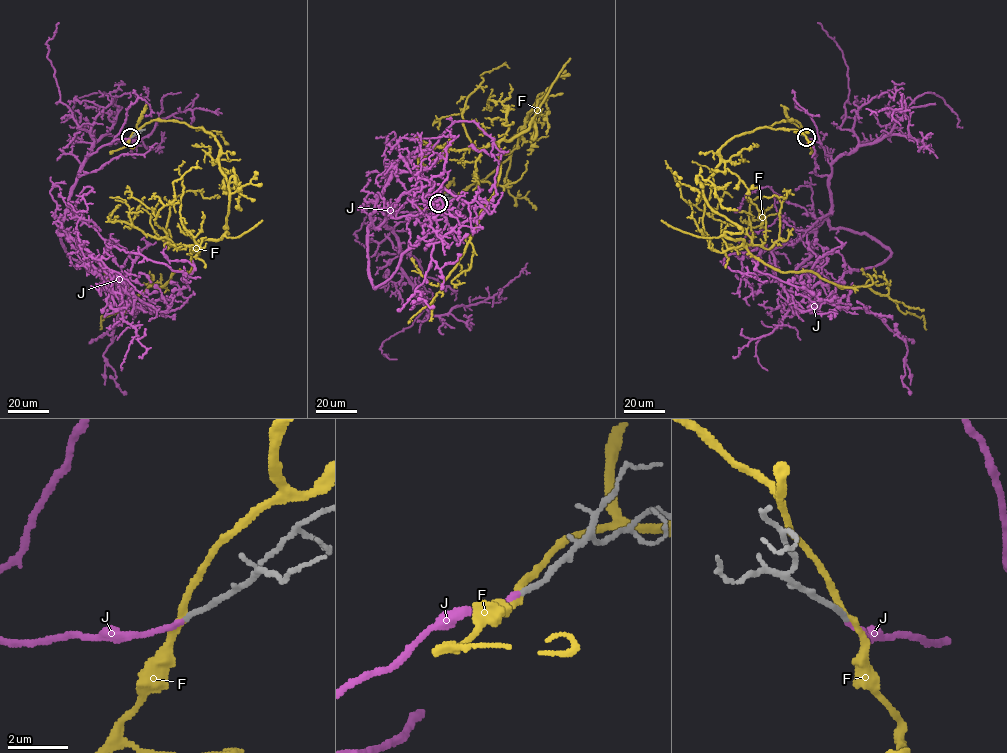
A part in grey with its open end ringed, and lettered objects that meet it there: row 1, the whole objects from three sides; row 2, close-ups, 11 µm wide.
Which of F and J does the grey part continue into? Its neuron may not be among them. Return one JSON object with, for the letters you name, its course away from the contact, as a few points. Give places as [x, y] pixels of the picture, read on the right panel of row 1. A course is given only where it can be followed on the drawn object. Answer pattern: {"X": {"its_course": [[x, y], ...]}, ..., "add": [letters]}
{"J": {"its_course": [[806, 137], [831, 157], [831, 211], [812, 250], [821, 283], [835, 283], [839, 302], [759, 272], [751, 242]]}, "add": ["J"]}

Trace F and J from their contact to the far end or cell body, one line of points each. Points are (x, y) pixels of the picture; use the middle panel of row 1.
F: (438, 203), (510, 156), (537, 100), (535, 138), (533, 122), (499, 143), (495, 192), (455, 268), (408, 323)
J: (438, 203), (371, 222), (425, 214), (442, 236), (479, 218), (502, 153), (472, 148)

